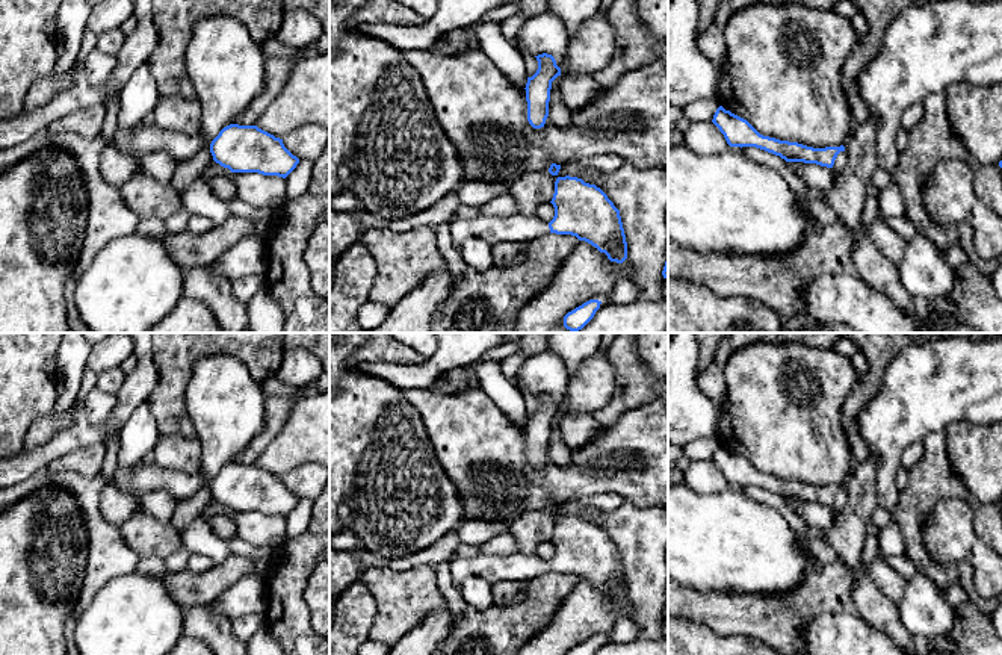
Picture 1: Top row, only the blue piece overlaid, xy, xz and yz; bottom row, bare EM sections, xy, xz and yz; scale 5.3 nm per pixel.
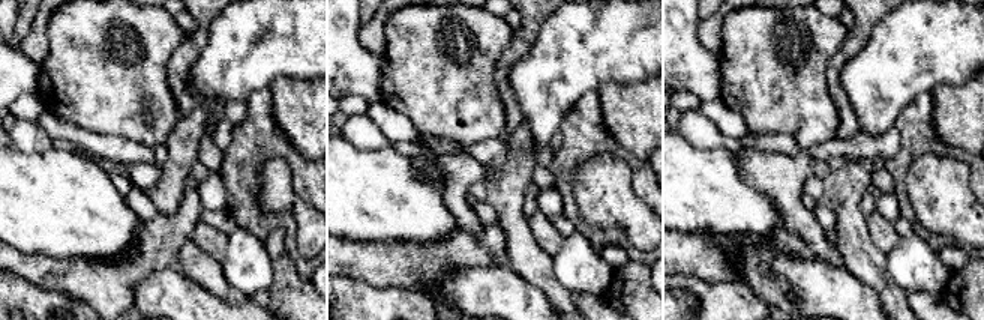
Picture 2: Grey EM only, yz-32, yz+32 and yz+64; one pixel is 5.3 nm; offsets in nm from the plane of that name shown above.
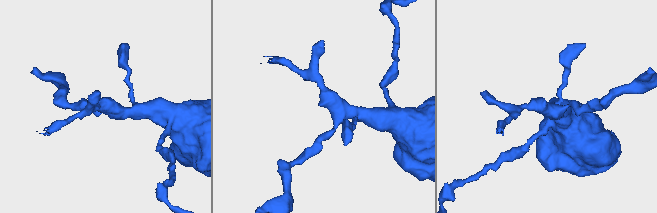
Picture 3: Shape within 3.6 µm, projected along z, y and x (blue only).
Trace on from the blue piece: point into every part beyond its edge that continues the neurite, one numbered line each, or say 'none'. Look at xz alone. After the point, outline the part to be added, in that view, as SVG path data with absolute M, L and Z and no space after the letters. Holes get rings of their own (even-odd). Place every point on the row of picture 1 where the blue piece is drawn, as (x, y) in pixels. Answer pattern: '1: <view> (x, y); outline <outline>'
1: xz (517, 227); outline M520 213L511 216L479 215L473 219L455 218L450 221L452 242L461 247L469 239L482 239L490 245L505 242L532 242L550 233L549 224L537 216Z

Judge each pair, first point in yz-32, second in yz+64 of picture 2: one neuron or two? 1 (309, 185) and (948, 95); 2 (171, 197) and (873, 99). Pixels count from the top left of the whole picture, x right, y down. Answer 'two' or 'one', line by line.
1: two
2: two

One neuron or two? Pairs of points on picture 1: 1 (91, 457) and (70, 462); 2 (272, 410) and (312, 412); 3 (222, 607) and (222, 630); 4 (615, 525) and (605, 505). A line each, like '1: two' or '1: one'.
1: one
2: two
3: two
4: two

